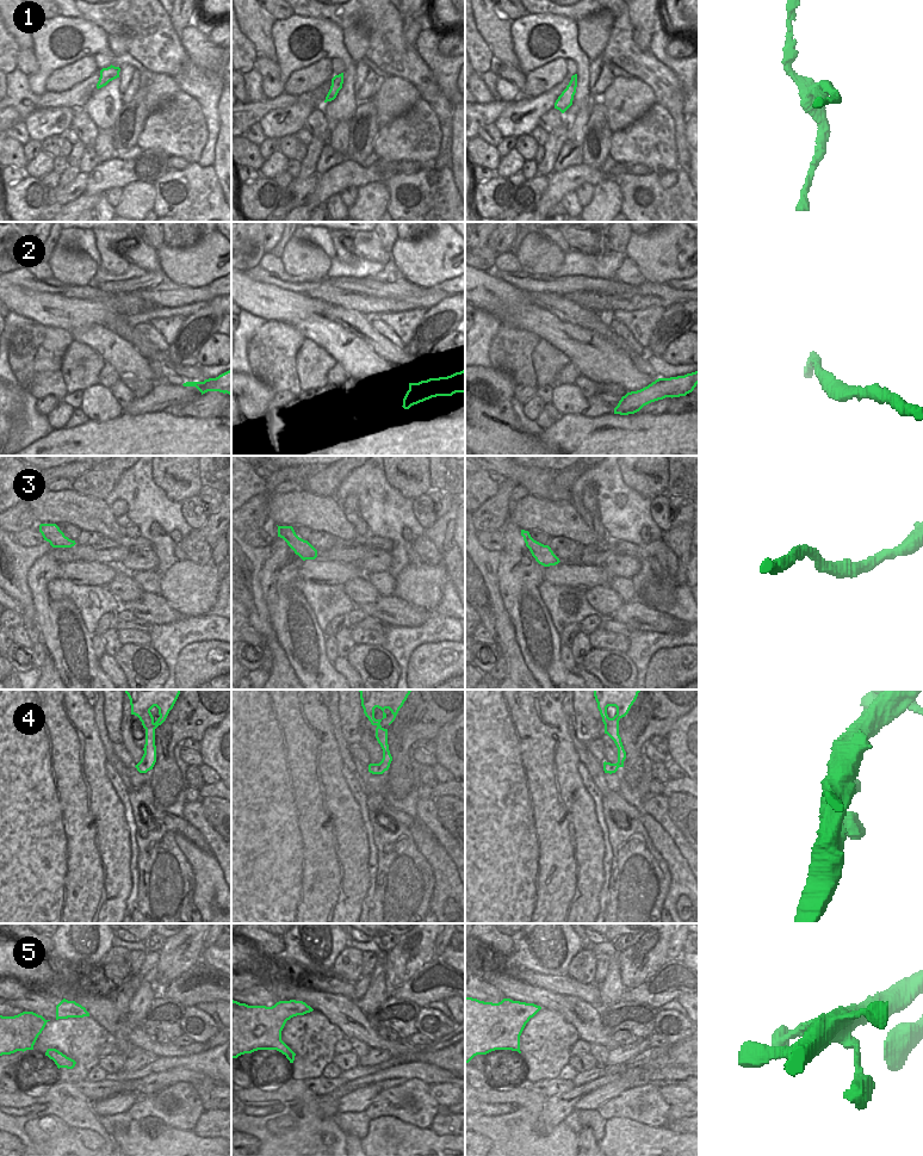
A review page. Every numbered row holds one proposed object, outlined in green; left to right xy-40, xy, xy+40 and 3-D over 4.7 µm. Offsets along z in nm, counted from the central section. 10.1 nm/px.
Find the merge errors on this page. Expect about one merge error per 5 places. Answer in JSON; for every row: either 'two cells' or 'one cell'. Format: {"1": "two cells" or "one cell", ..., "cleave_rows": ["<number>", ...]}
{"1": "one cell", "2": "one cell", "3": "one cell", "4": "one cell", "5": "one cell", "cleave_rows": []}

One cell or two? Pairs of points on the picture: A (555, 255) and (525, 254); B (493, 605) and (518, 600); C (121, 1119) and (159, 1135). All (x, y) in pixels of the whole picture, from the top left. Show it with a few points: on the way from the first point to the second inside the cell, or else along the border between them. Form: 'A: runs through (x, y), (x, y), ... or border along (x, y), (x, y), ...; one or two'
A: runs through (547, 255), (532, 254); one
B: border along (496, 575), (502, 605), (513, 629); two
C: border along (131, 1119), (124, 1131), (115, 1131), (111, 1135); two

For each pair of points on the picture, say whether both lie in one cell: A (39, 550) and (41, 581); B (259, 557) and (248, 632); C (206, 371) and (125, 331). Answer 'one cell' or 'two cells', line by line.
A: two cells
B: two cells
C: two cells

